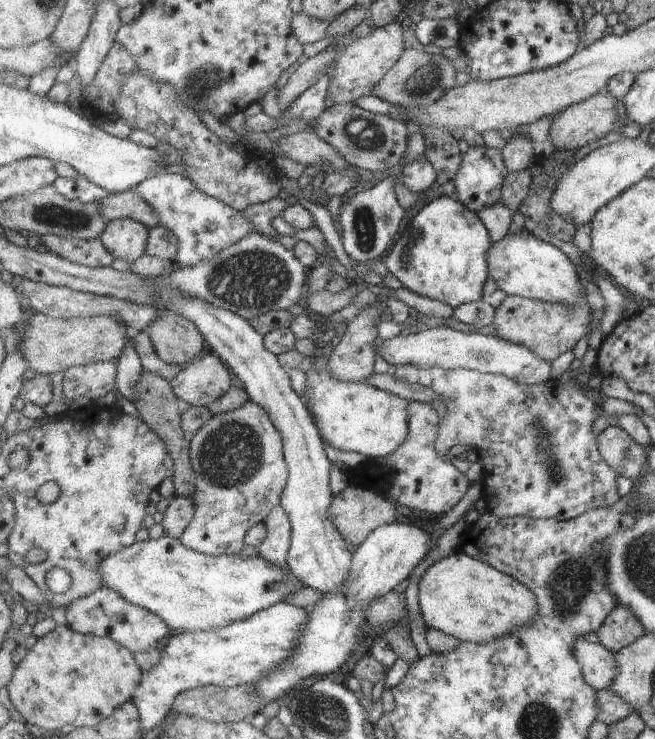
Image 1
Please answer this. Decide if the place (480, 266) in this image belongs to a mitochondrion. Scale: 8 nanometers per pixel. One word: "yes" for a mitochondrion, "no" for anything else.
no

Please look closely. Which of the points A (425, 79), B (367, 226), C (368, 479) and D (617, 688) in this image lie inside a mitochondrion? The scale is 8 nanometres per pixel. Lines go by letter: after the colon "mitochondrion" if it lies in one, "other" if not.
A: mitochondrion
B: mitochondrion
C: other
D: other

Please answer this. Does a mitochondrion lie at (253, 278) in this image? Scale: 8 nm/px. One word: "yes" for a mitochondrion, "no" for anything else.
yes

